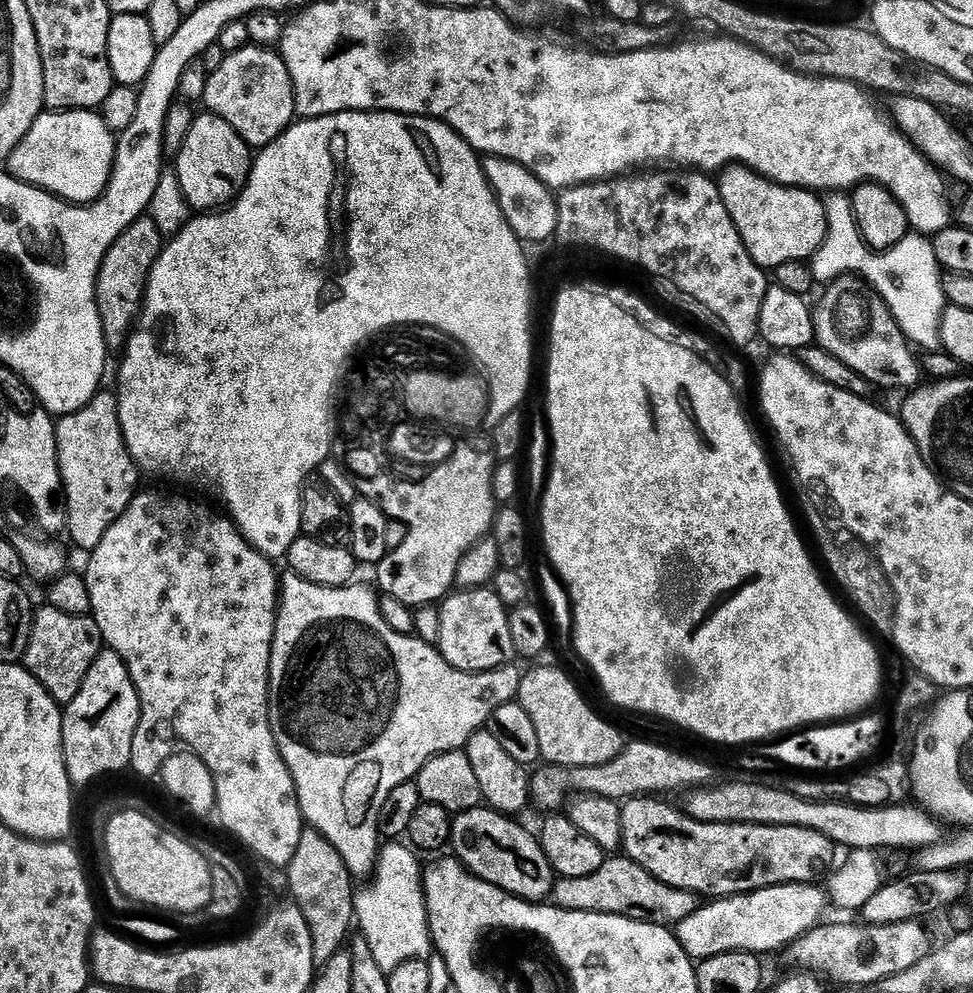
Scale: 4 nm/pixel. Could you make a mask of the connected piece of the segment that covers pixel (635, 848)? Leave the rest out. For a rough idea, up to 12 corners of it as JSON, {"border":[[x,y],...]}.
{"border":[[621,807],[623,855],[697,897],[811,884],[818,830]]}

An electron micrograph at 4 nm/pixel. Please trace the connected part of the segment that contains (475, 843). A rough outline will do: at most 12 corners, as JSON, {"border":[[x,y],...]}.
{"border":[[487,806],[452,821],[455,859],[521,900],[551,893],[539,839]]}

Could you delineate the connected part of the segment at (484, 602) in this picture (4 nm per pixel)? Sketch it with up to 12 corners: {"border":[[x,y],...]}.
{"border":[[491,587],[439,605],[446,662],[463,672],[514,656],[509,609]]}

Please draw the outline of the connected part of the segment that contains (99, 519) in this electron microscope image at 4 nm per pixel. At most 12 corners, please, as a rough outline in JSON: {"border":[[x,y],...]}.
{"border":[[118,402],[55,421],[66,533],[91,554],[137,496]]}

